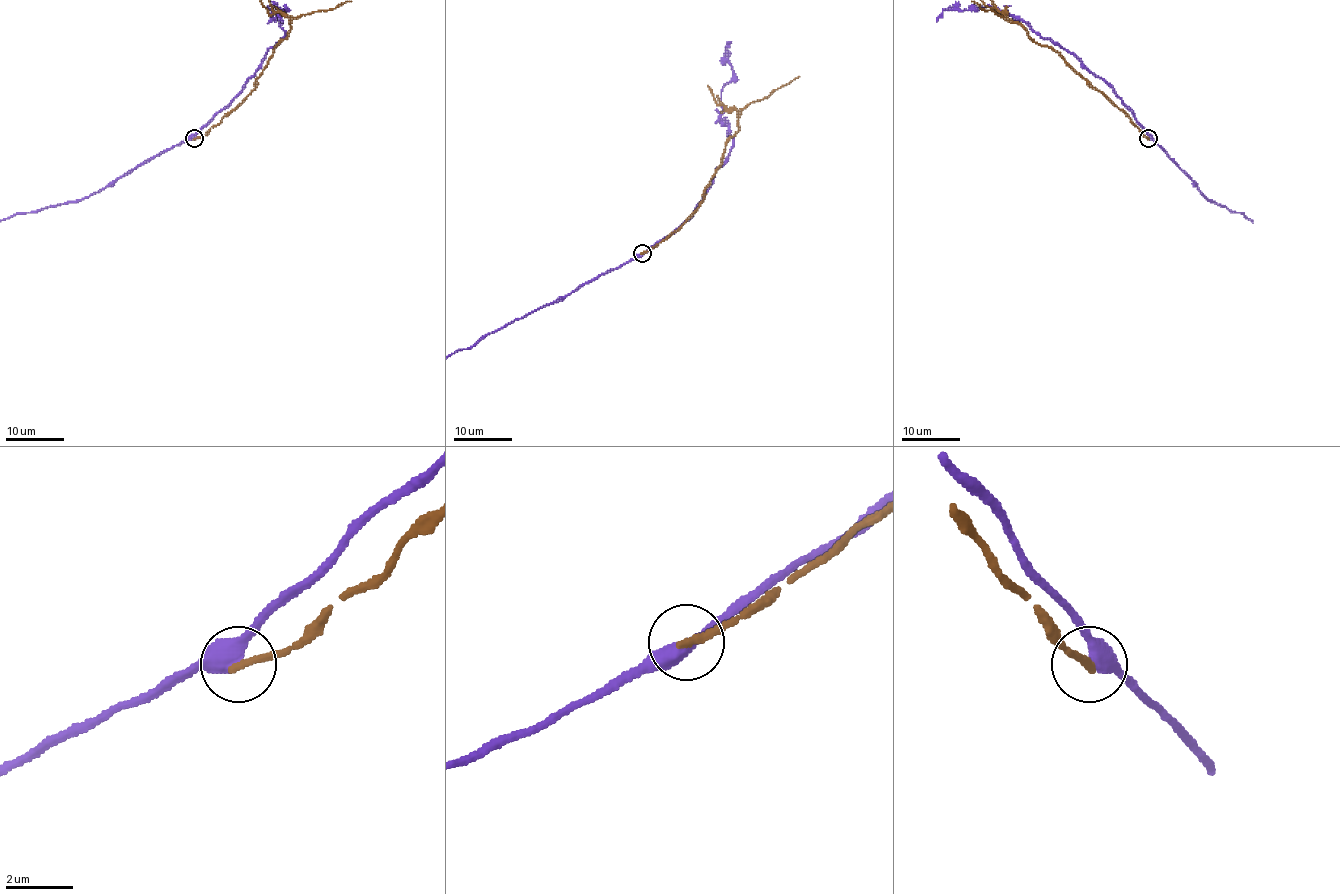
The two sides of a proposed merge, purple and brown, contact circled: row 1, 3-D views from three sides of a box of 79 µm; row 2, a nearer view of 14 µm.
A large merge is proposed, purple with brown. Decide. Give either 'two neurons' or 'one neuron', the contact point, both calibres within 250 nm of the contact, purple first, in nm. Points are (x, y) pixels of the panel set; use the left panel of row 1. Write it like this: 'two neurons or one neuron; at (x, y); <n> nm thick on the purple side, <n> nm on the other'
two neurons; at (194, 138); 440 nm thick on the purple side, 240 nm on the other

